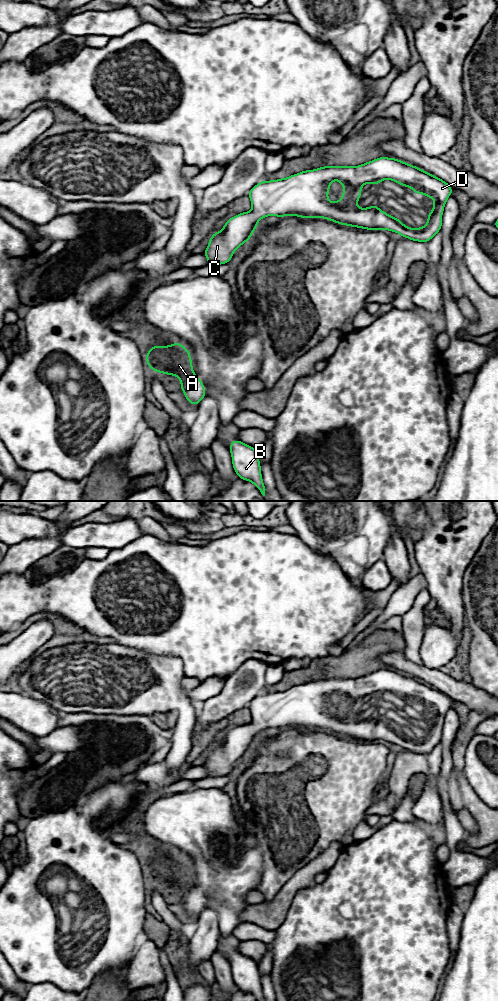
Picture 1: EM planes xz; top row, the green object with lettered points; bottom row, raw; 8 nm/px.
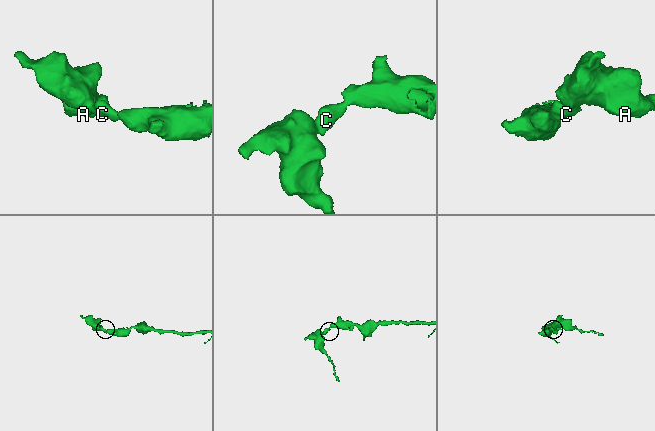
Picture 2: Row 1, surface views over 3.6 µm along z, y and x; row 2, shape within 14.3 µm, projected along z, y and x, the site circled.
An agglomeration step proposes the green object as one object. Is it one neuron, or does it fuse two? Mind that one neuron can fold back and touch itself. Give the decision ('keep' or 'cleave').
keep

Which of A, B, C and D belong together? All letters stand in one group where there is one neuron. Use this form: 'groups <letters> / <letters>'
groups A B C D

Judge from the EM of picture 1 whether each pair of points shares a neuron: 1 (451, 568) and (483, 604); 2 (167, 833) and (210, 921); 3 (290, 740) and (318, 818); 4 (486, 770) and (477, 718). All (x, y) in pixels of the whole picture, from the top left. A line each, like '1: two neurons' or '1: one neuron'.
1: two neurons
2: two neurons
3: one neuron
4: two neurons

